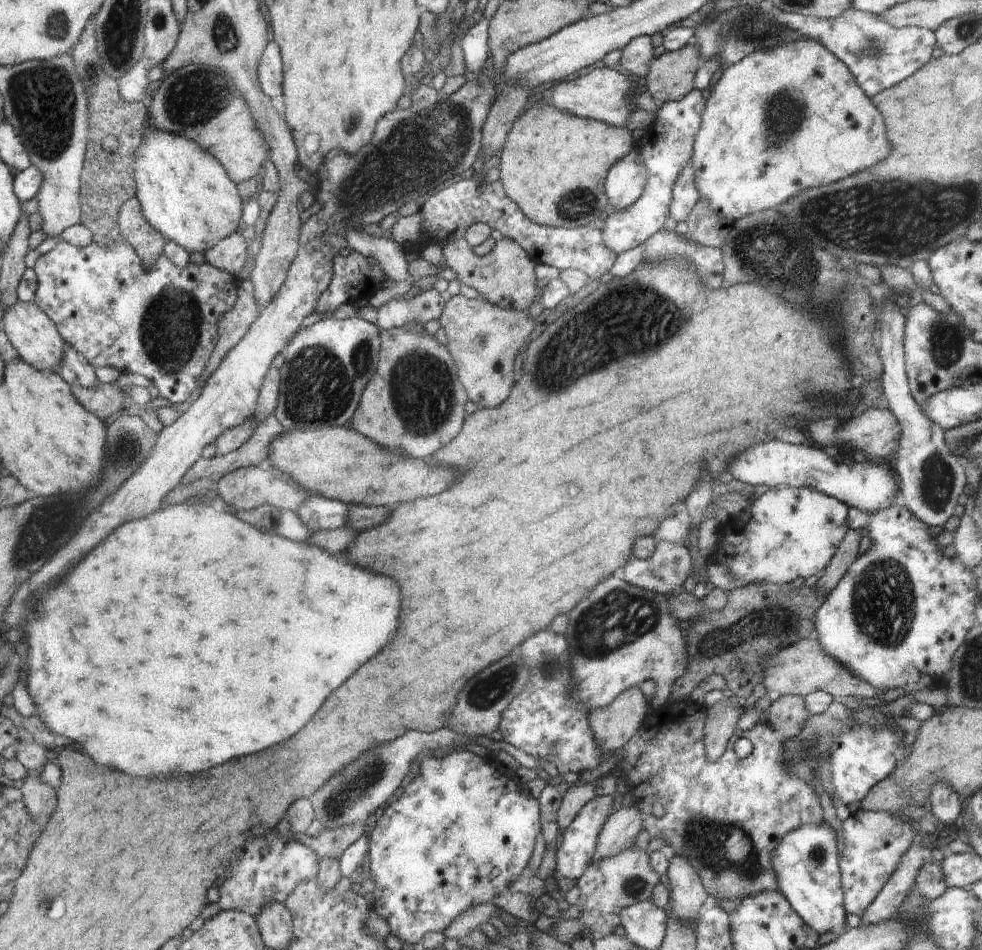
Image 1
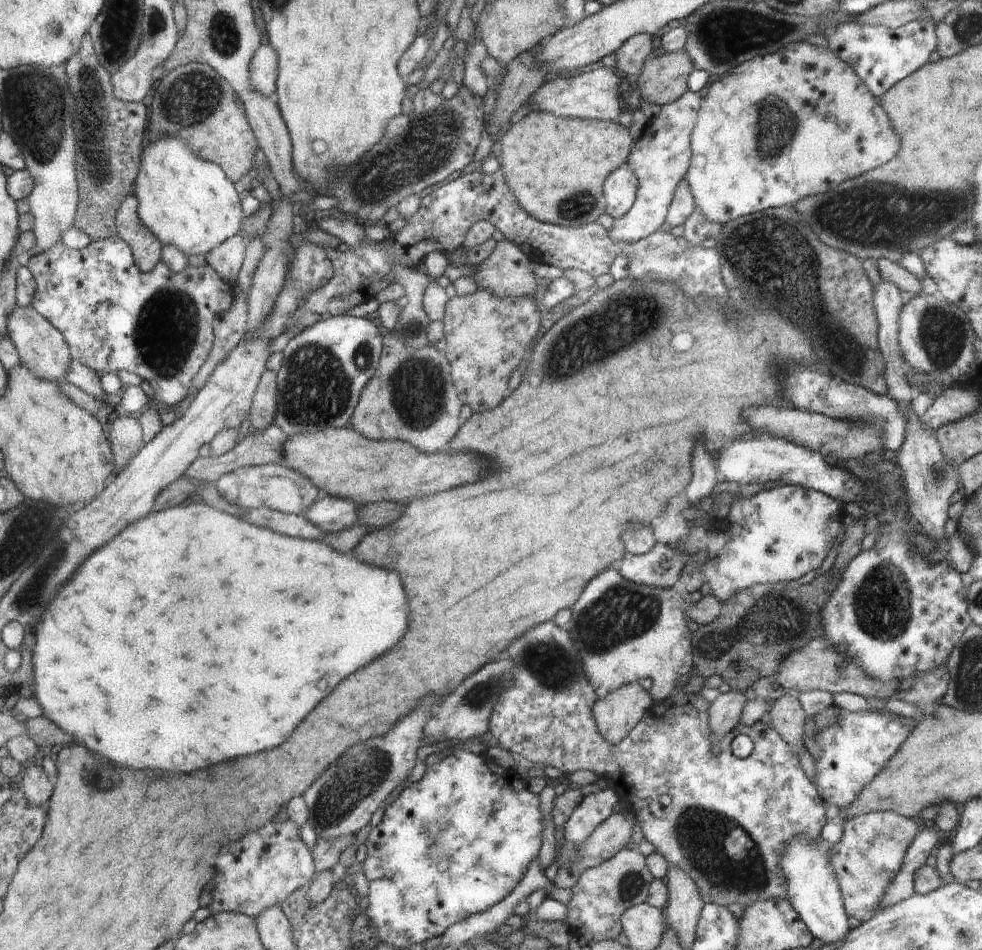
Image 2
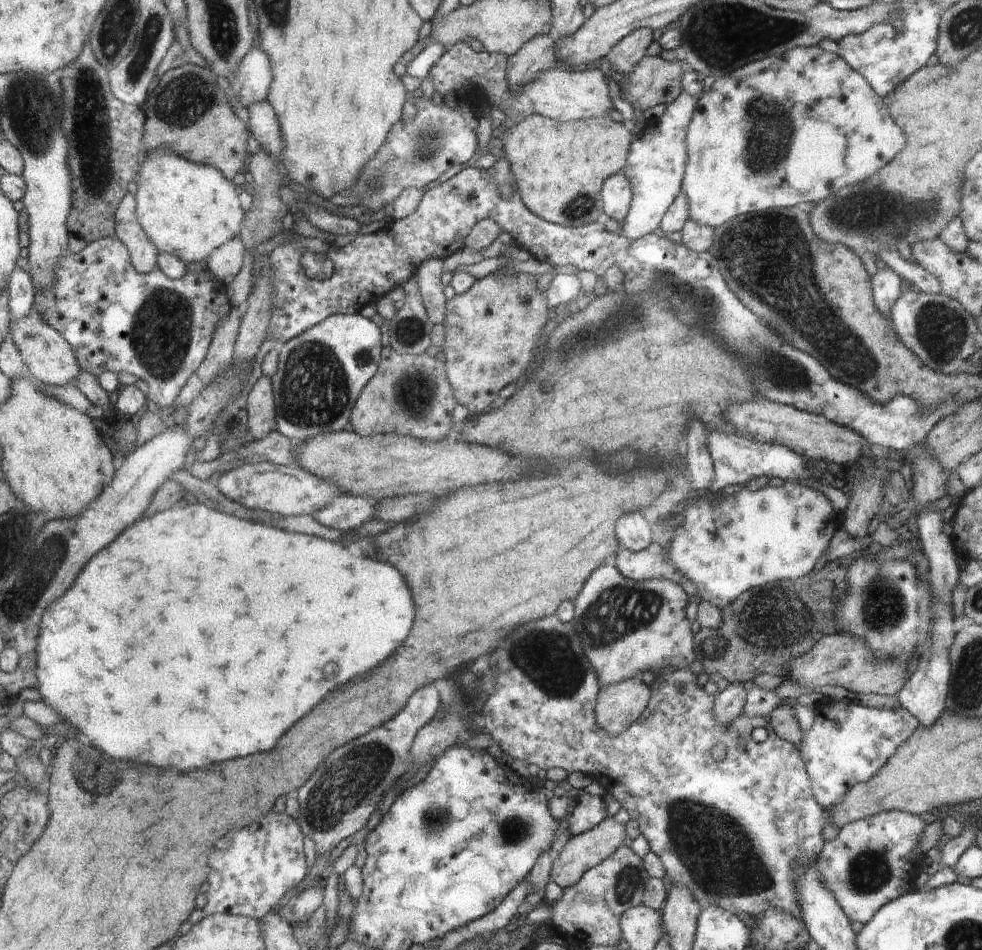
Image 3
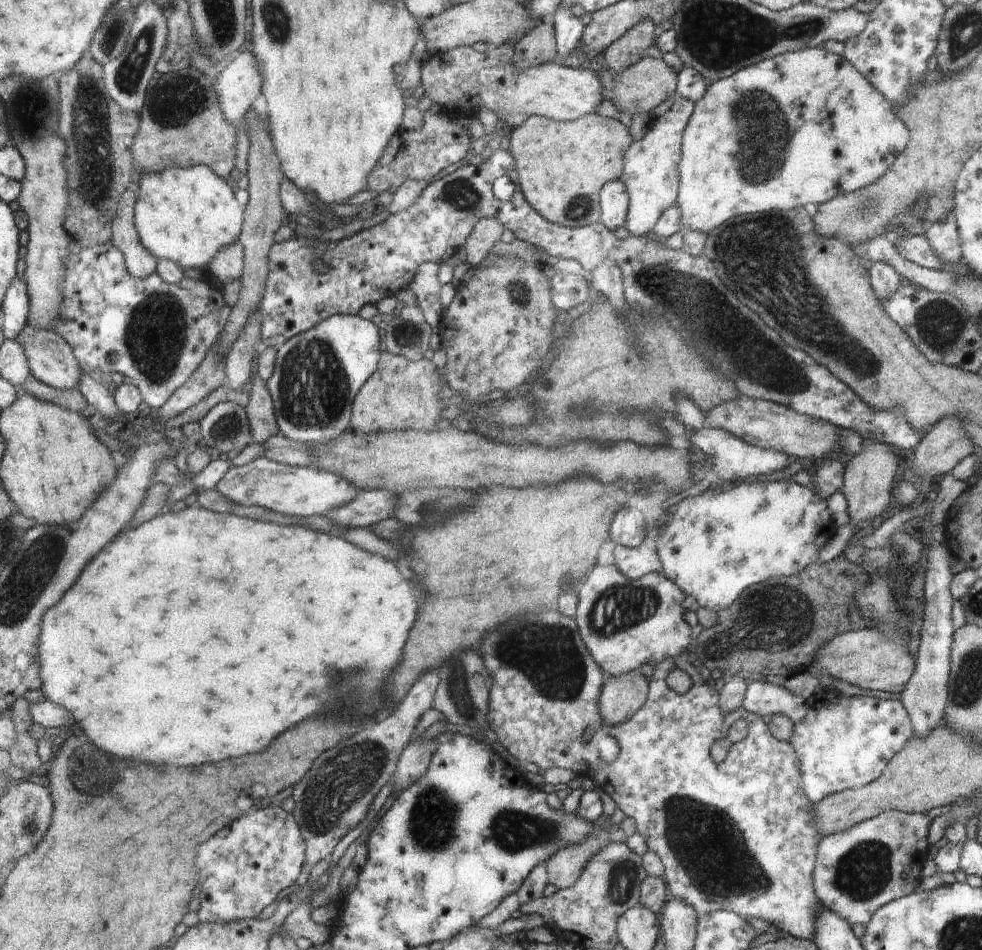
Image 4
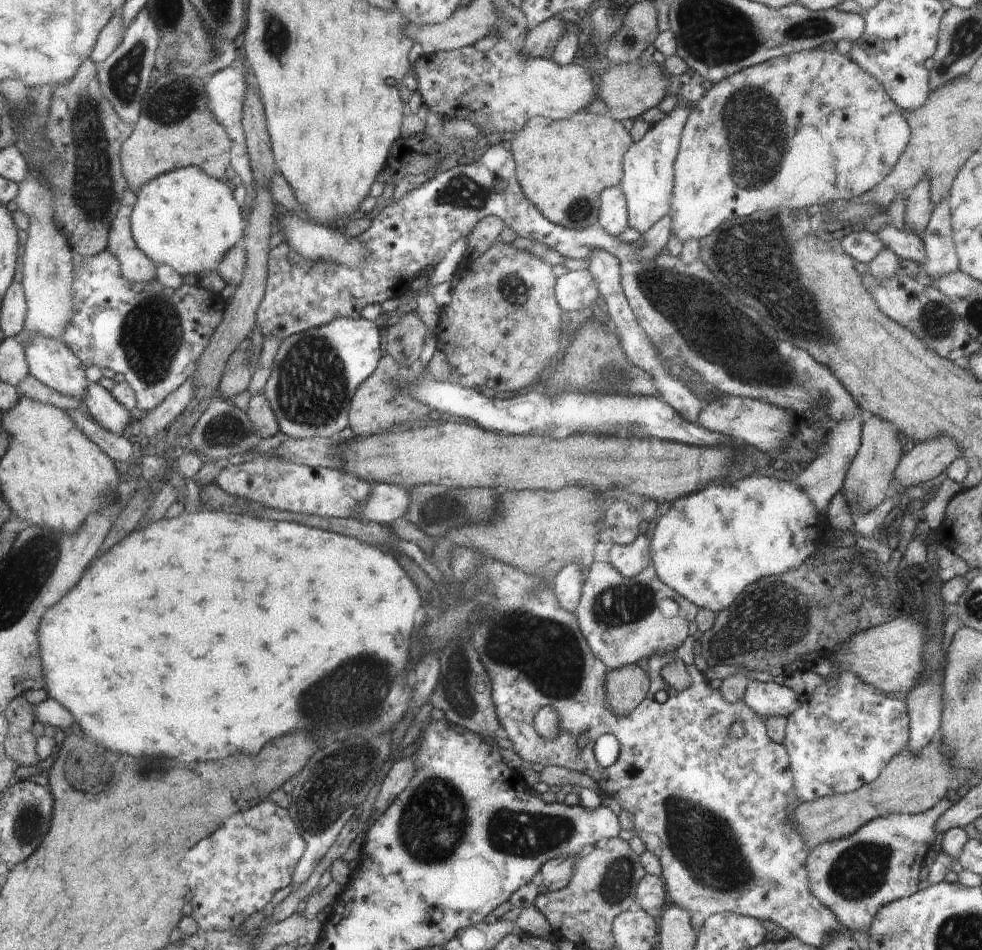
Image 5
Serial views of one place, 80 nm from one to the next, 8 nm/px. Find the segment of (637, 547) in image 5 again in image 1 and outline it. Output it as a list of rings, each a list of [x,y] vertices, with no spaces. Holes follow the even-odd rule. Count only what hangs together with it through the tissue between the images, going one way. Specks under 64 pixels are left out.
[[[658,541],[648,558],[632,556],[619,574],[635,587],[668,595],[676,586],[682,586],[693,571],[693,560],[687,546]]]

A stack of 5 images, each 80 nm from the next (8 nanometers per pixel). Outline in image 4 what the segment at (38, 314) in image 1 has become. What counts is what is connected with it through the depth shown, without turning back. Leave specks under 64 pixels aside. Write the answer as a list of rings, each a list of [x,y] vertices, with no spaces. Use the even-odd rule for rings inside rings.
[[[27,326],[18,338],[25,348],[33,373],[46,384],[57,389],[78,389],[86,373],[75,348],[56,329]]]

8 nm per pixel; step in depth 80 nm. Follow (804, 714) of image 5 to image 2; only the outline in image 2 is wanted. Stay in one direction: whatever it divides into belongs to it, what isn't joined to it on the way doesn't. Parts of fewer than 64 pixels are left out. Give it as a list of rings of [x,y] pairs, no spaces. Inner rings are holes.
[[[841,710],[835,726],[815,732],[814,738],[820,747],[821,757],[814,761],[816,770],[814,784],[825,805],[840,809],[852,805],[860,790],[864,789],[898,753],[900,746],[910,737],[917,720],[906,716],[890,716],[878,712],[850,712]]]

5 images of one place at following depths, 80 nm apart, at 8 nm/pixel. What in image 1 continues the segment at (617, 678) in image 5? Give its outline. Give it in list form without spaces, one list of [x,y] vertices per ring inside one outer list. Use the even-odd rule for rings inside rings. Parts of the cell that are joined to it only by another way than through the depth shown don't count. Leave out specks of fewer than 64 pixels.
[[[632,686],[606,708],[596,708],[590,712],[589,722],[604,754],[619,750],[639,733],[646,710],[648,702],[642,696],[640,687]]]

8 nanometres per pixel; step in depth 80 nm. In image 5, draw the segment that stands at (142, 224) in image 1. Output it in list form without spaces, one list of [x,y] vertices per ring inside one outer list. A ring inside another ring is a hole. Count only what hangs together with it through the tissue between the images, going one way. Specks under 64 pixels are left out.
[[[136,190],[125,192],[122,208],[111,230],[109,249],[120,257],[128,281],[146,284],[159,278],[159,266],[140,248],[133,231],[132,215],[138,201]]]

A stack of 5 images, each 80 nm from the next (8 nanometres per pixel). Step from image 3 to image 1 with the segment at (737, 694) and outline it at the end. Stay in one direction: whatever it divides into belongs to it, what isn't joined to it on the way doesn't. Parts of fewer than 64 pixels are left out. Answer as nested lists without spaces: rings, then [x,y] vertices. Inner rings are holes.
[[[724,698],[707,709],[706,748],[707,758],[716,762],[735,732],[736,722],[741,715],[741,707],[733,699]]]

